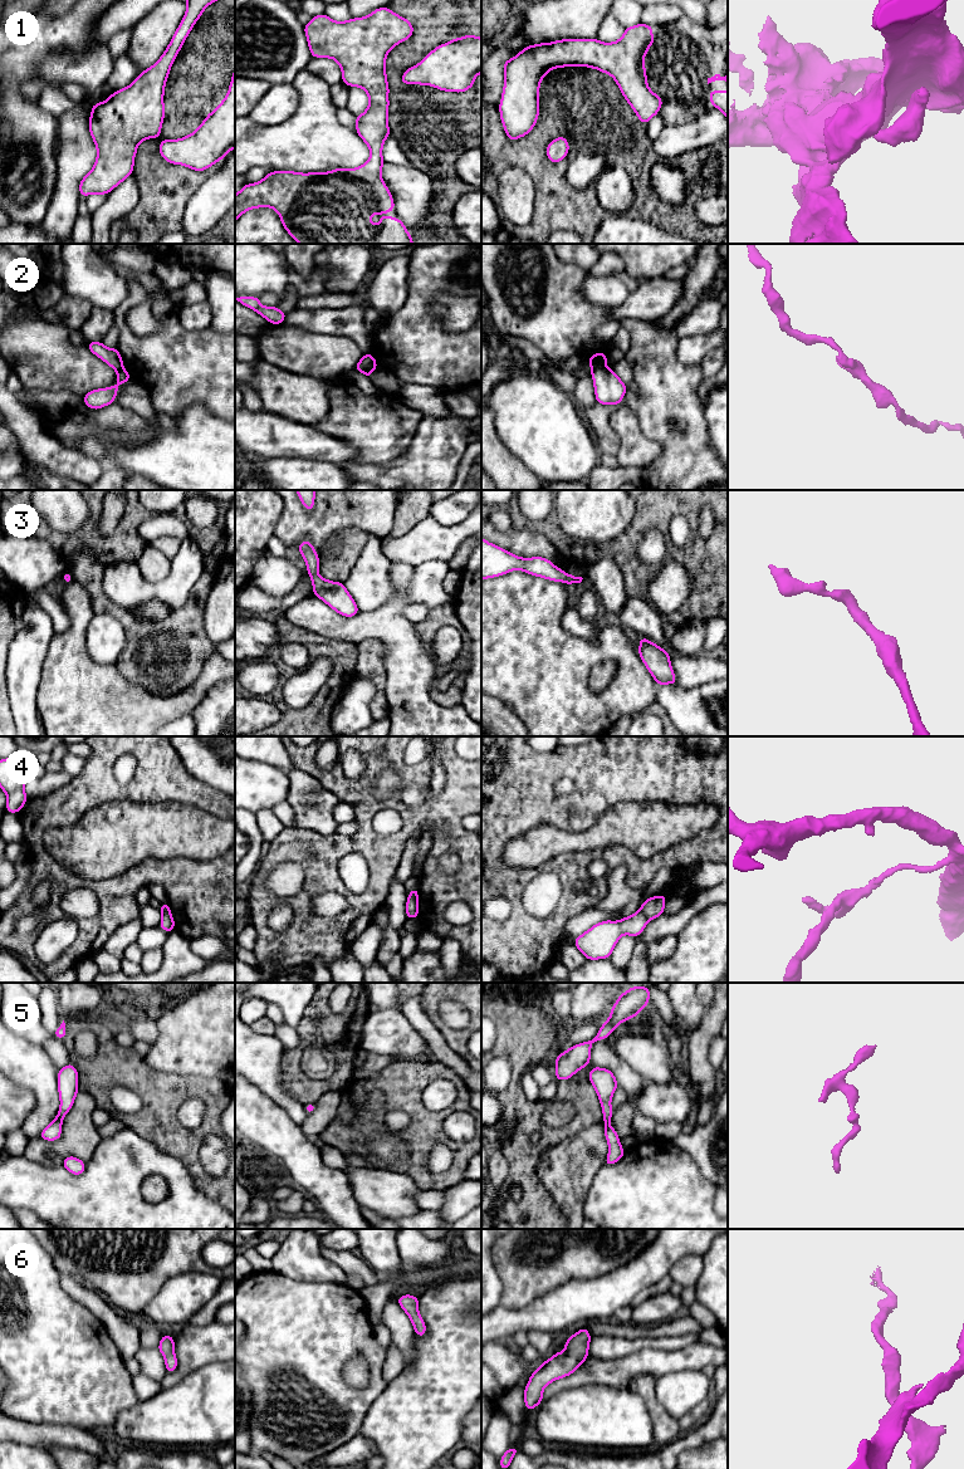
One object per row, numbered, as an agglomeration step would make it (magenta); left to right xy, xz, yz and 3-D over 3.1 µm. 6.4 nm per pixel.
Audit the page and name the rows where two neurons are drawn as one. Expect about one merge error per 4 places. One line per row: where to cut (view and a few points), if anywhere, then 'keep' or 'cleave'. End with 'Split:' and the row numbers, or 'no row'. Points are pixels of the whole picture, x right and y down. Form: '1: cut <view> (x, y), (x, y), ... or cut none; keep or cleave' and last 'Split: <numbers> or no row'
1: cut none; keep
2: cut yz (605, 366), (591, 371); cleave
3: cut none; keep
4: cut yz (640, 909), (649, 919); cleave
5: cut none; keep
6: cut none; keep
Split: 2, 4

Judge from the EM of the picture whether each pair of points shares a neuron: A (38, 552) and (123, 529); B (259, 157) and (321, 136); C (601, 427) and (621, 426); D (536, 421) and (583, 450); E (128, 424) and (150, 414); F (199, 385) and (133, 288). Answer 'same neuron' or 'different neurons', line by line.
A: different neurons
B: same neuron
C: different neurons
D: same neuron
E: different neurons
F: same neuron

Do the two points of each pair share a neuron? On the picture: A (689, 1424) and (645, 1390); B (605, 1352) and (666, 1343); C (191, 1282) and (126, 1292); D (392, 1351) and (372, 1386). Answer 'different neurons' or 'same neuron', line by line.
A: different neurons
B: same neuron
C: different neurons
D: different neurons

